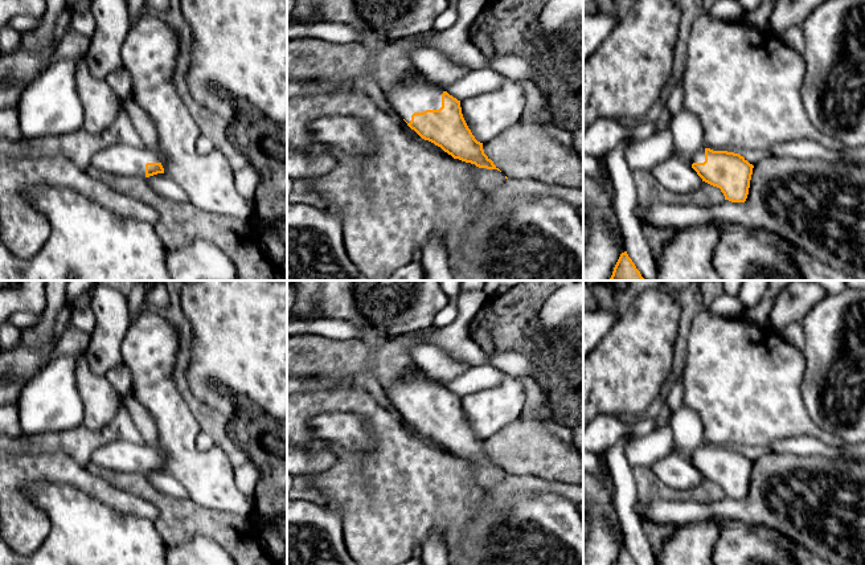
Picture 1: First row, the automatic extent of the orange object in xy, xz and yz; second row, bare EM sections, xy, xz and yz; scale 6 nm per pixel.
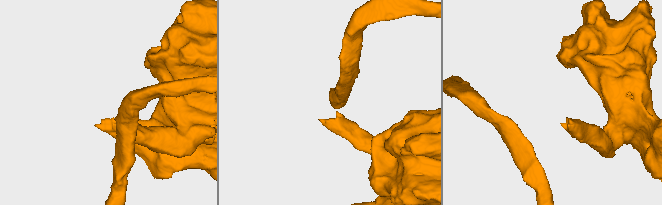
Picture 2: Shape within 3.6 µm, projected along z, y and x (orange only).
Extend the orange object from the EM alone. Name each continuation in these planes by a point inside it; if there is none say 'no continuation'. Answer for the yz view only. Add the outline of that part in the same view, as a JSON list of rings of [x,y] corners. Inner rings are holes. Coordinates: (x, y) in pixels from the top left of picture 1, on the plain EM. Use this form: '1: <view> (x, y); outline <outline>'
1: yz (699, 453); outline [[[705,445],[696,449],[692,458],[693,459],[704,459],[705,458]]]

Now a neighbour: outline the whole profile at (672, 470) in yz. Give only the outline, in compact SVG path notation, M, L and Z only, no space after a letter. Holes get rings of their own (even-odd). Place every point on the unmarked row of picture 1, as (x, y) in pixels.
M676 451L655 462L651 470L664 484L680 491L693 488L704 479L697 468Z

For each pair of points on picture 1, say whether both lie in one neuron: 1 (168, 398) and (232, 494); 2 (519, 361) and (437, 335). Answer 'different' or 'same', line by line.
1: same
2: same

